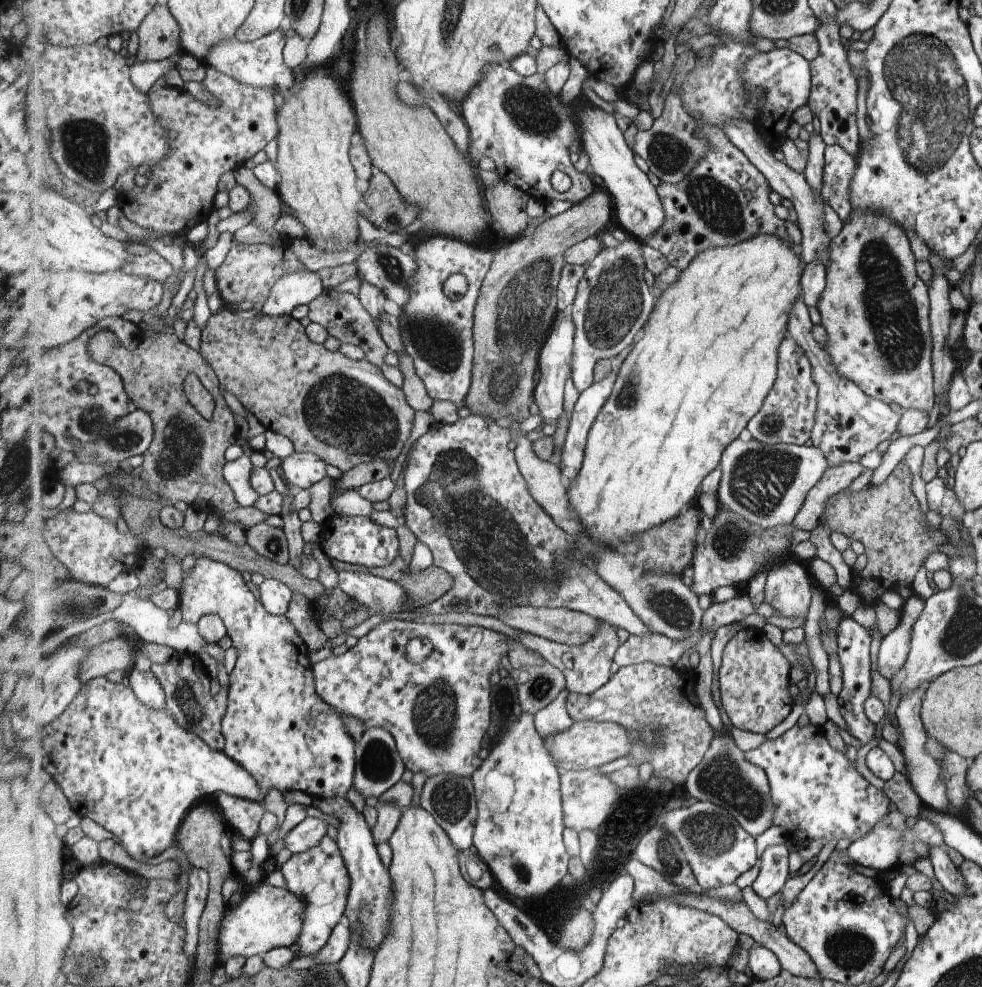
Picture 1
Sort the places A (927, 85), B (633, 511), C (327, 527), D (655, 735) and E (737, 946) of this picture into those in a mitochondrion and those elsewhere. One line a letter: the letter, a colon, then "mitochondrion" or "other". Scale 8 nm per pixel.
A: mitochondrion
B: other
C: other
D: mitochondrion
E: other

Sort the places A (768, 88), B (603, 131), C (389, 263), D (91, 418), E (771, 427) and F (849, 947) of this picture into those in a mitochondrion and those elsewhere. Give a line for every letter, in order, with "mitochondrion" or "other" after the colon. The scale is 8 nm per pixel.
A: other
B: other
C: mitochondrion
D: mitochondrion
E: mitochondrion
F: mitochondrion

